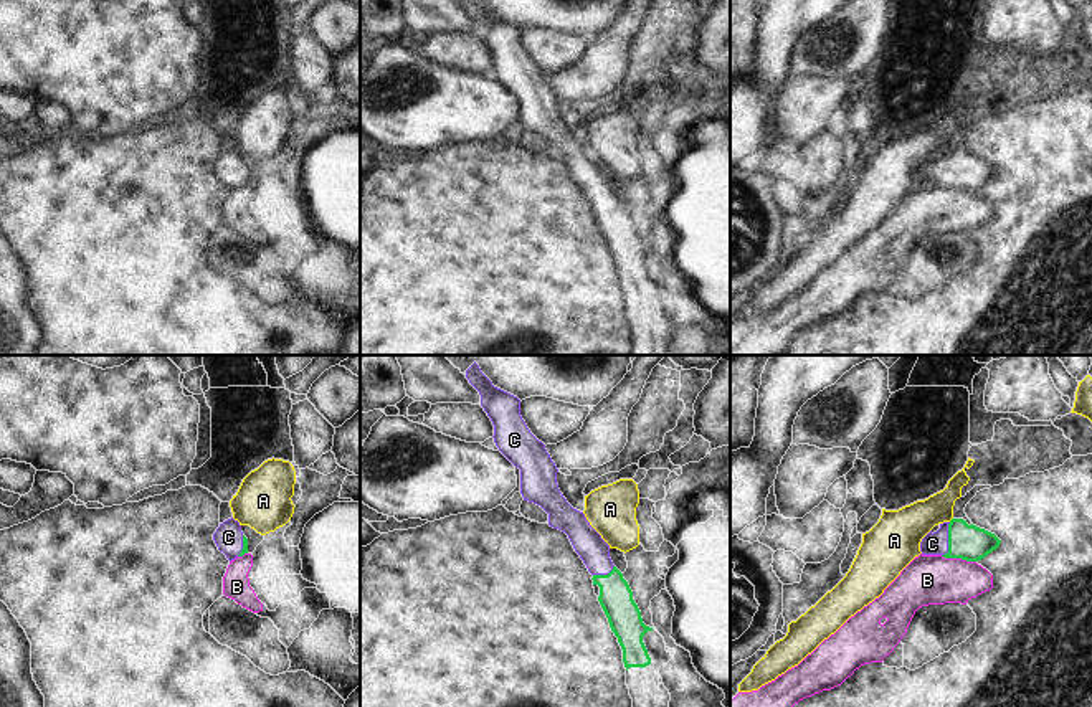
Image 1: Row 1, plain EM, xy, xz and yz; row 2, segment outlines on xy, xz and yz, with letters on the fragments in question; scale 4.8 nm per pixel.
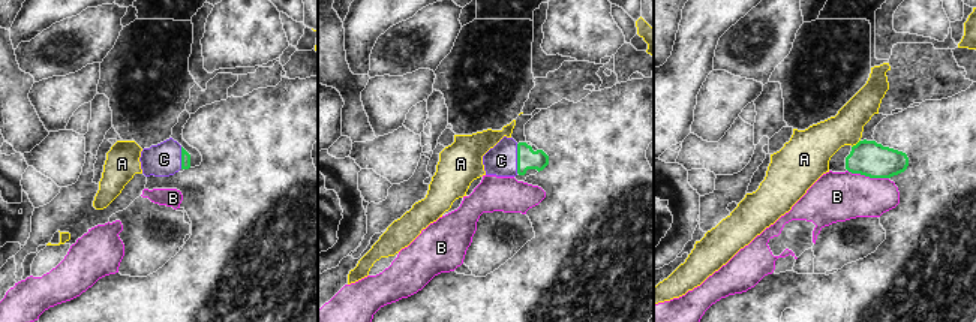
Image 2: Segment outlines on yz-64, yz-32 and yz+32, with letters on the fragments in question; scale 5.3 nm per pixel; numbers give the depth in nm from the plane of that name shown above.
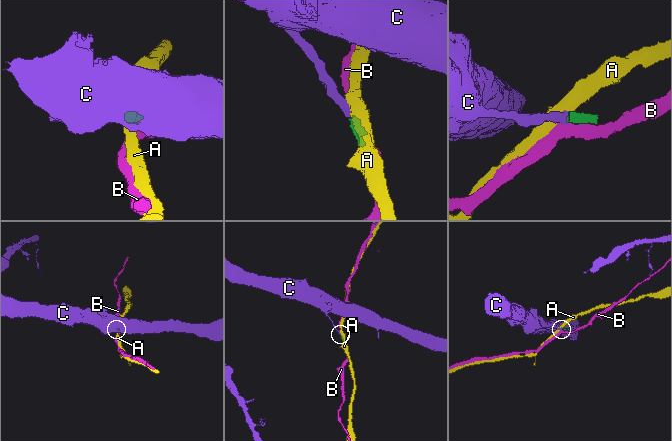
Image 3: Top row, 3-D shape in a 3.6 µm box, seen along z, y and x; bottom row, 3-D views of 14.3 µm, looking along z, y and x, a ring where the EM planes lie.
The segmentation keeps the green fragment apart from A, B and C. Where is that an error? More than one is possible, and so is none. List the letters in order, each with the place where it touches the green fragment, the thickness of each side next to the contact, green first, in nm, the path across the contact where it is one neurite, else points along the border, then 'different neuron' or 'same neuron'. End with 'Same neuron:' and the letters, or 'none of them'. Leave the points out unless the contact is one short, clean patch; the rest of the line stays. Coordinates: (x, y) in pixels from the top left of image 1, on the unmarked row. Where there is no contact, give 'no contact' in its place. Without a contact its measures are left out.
A: no contact; different neuron
B: meets green in yz at (959, 187); 180 nm thick on the green side, 240 nm on the other; border along yz (940, 185), (975, 192); different neuron
C: meets green in yz at (949, 169); 180 nm thick on the green side, 110 nm on the other; runs through yz (968, 172), (949, 169), (932, 174); same neuron
Same neuron: C

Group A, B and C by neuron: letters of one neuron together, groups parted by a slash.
A / B / C

